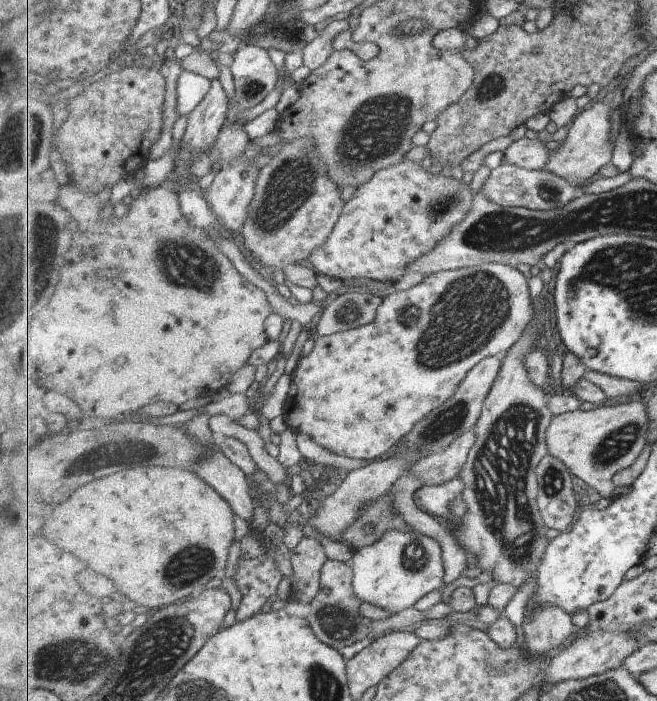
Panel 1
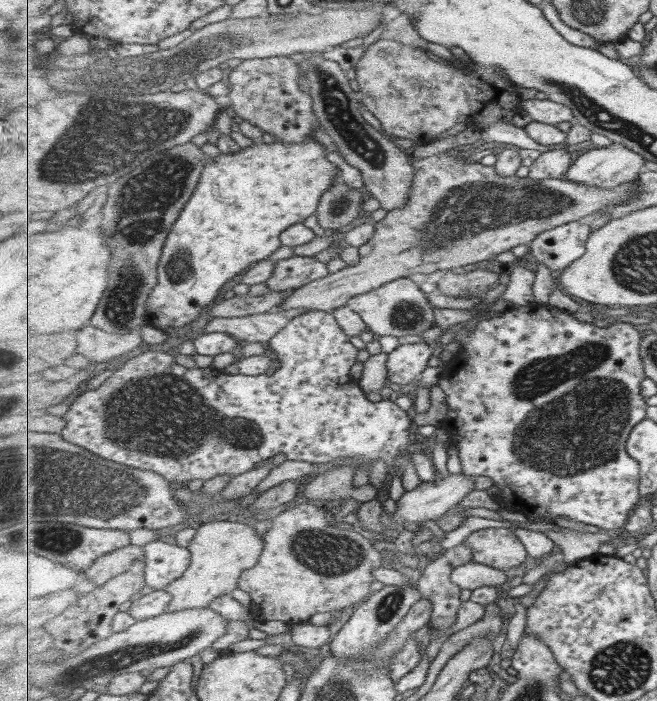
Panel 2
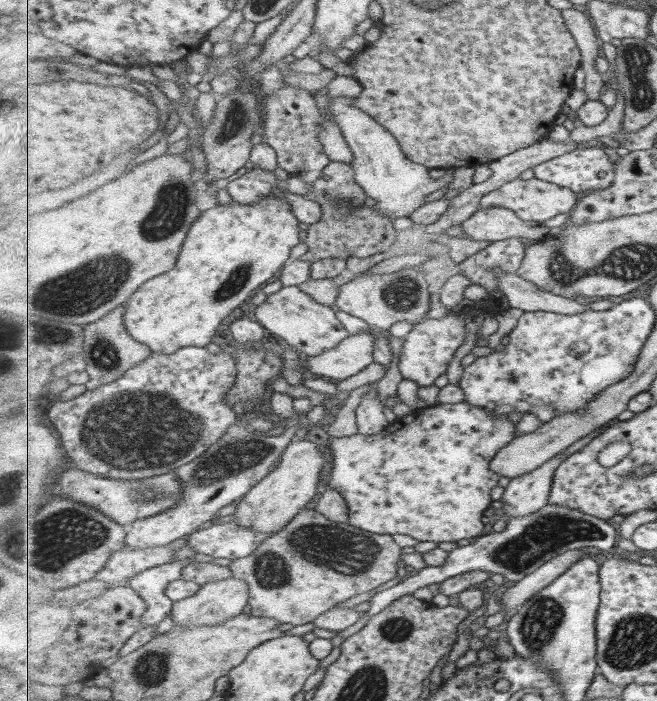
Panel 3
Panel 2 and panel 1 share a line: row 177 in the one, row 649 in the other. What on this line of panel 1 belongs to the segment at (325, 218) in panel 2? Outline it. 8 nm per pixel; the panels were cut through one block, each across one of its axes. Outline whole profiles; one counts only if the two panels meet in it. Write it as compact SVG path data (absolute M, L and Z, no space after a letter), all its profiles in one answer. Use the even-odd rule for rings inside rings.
M329 559L321 570L319 592L309 604L310 612L307 619L316 635L325 644L338 651L373 634L370 629L371 621L359 614L359 605L362 600L356 597L353 577L351 561L341 562Z

